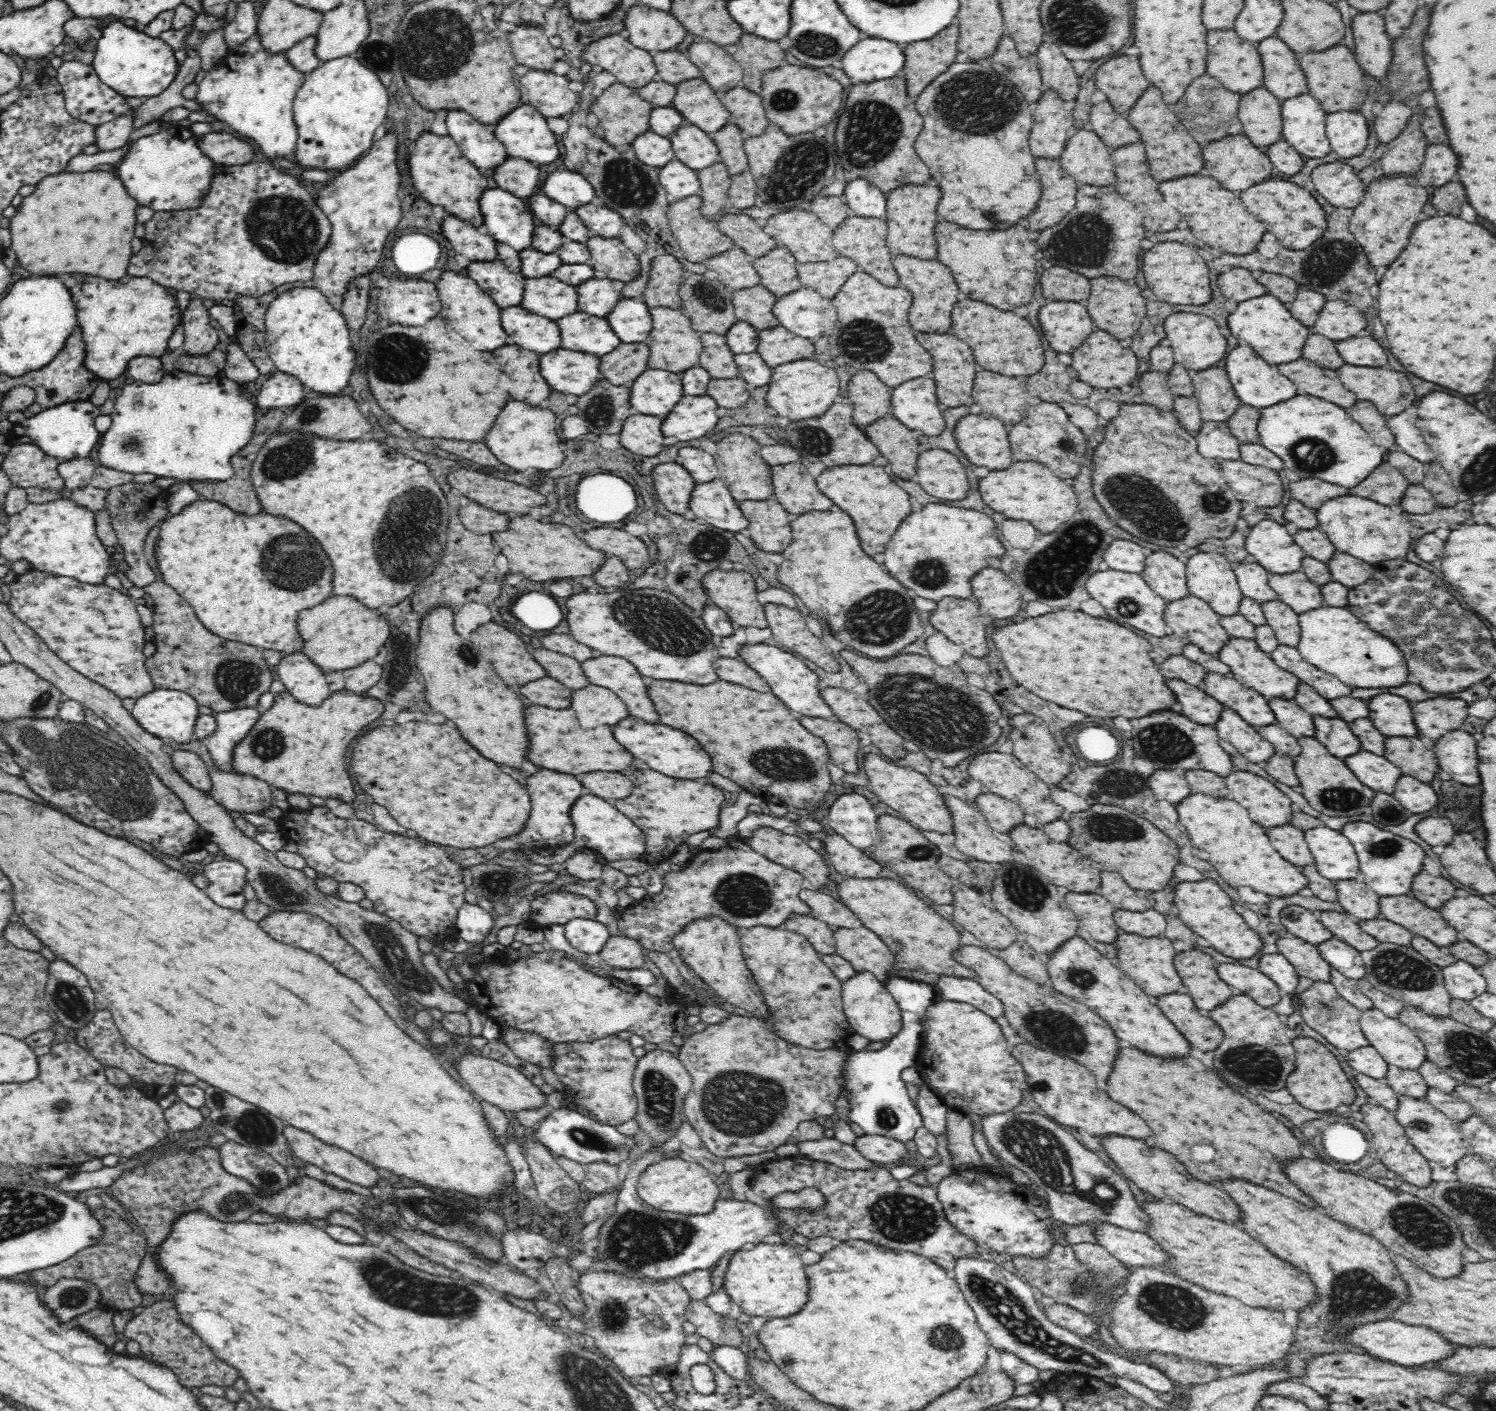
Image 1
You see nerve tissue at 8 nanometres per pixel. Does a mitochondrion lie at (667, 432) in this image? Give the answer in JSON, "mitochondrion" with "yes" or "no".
{"mitochondrion":"no"}

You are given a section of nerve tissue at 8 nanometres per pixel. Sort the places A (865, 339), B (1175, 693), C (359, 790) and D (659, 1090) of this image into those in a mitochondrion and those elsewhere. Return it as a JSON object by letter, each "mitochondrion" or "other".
{"A":"mitochondrion","B":"other","C":"other","D":"mitochondrion"}

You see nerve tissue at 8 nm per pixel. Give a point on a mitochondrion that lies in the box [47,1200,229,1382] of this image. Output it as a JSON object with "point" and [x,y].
{"point":[74,1297]}

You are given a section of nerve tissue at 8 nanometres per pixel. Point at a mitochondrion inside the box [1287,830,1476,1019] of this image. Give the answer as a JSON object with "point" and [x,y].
{"point":[1397,969]}

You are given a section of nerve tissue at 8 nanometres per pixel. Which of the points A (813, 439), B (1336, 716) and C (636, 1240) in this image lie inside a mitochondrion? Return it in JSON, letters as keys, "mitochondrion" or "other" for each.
{"A":"mitochondrion","B":"other","C":"mitochondrion"}

